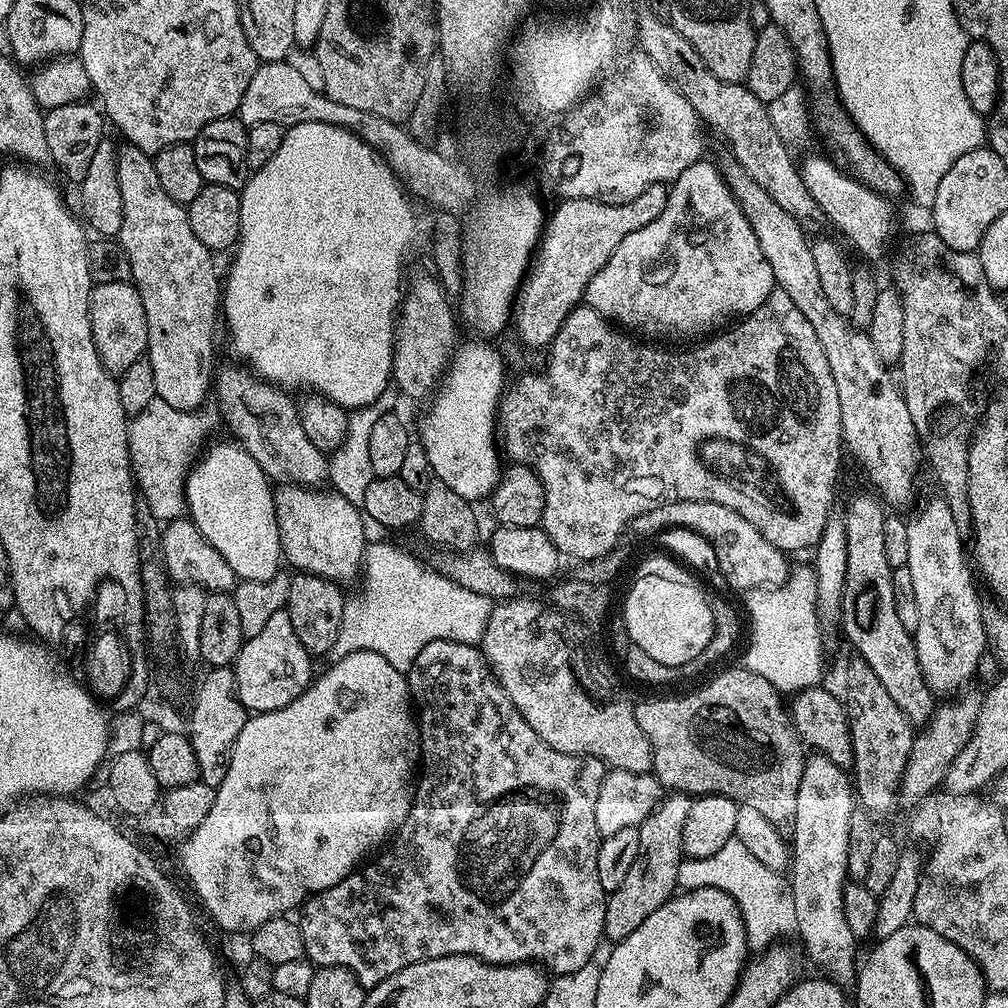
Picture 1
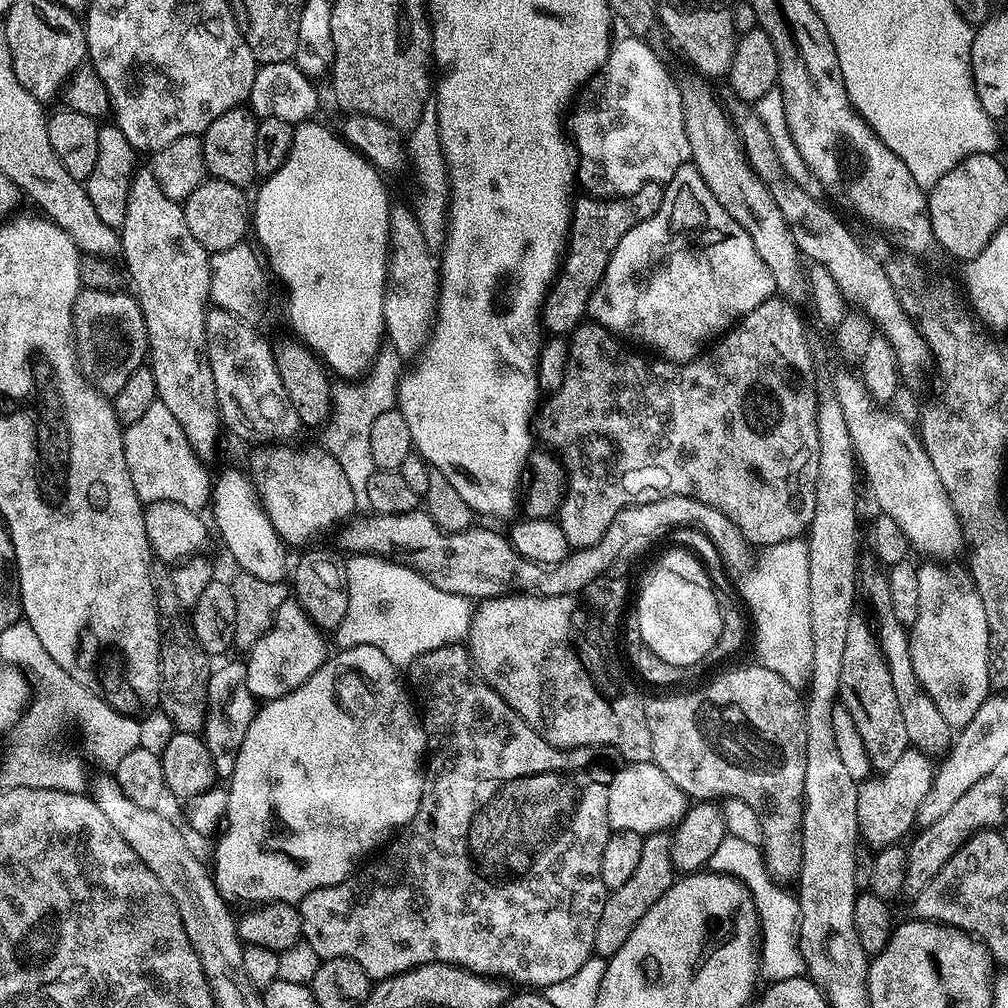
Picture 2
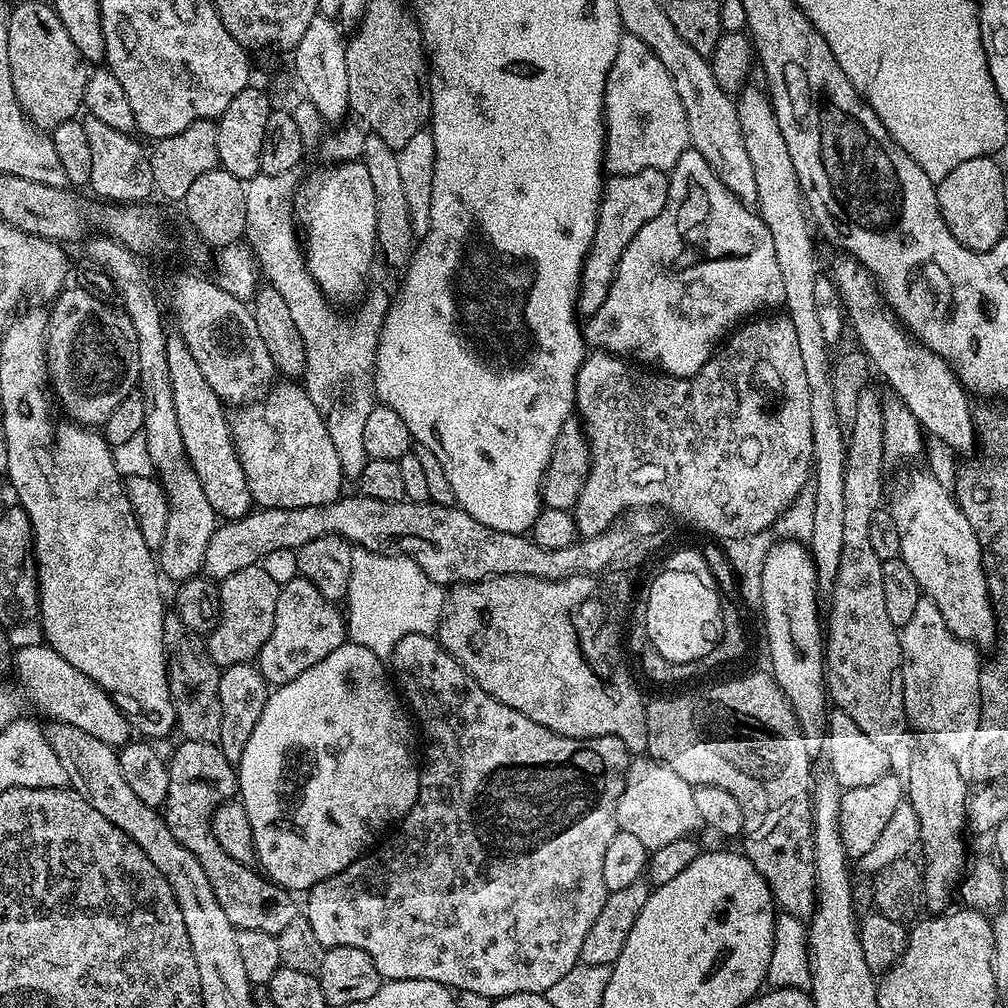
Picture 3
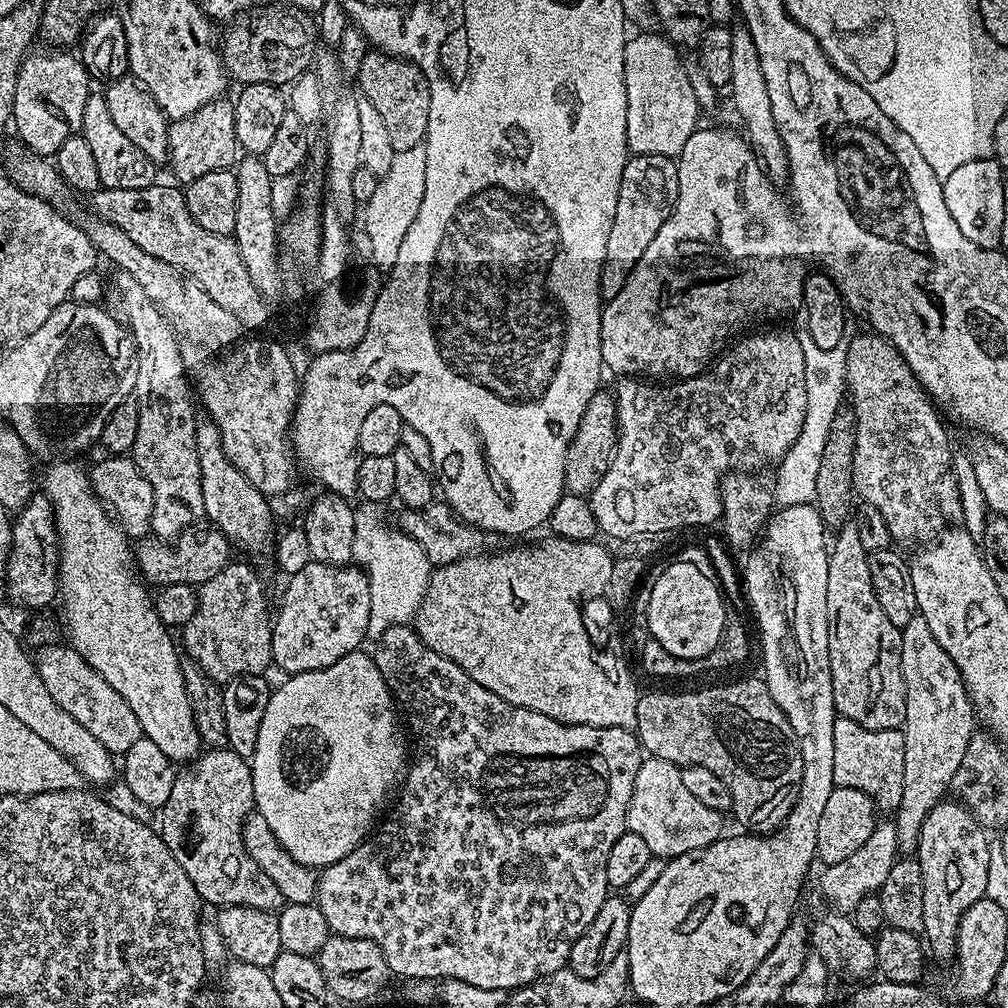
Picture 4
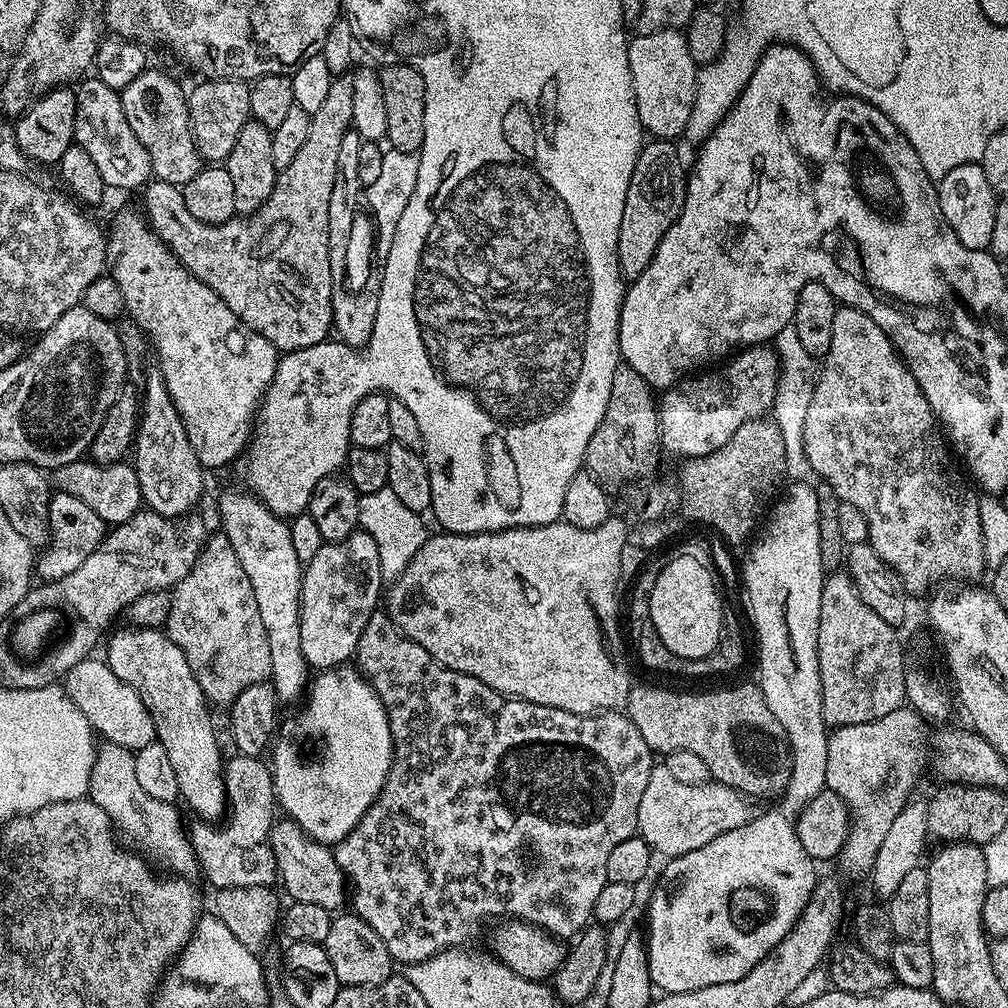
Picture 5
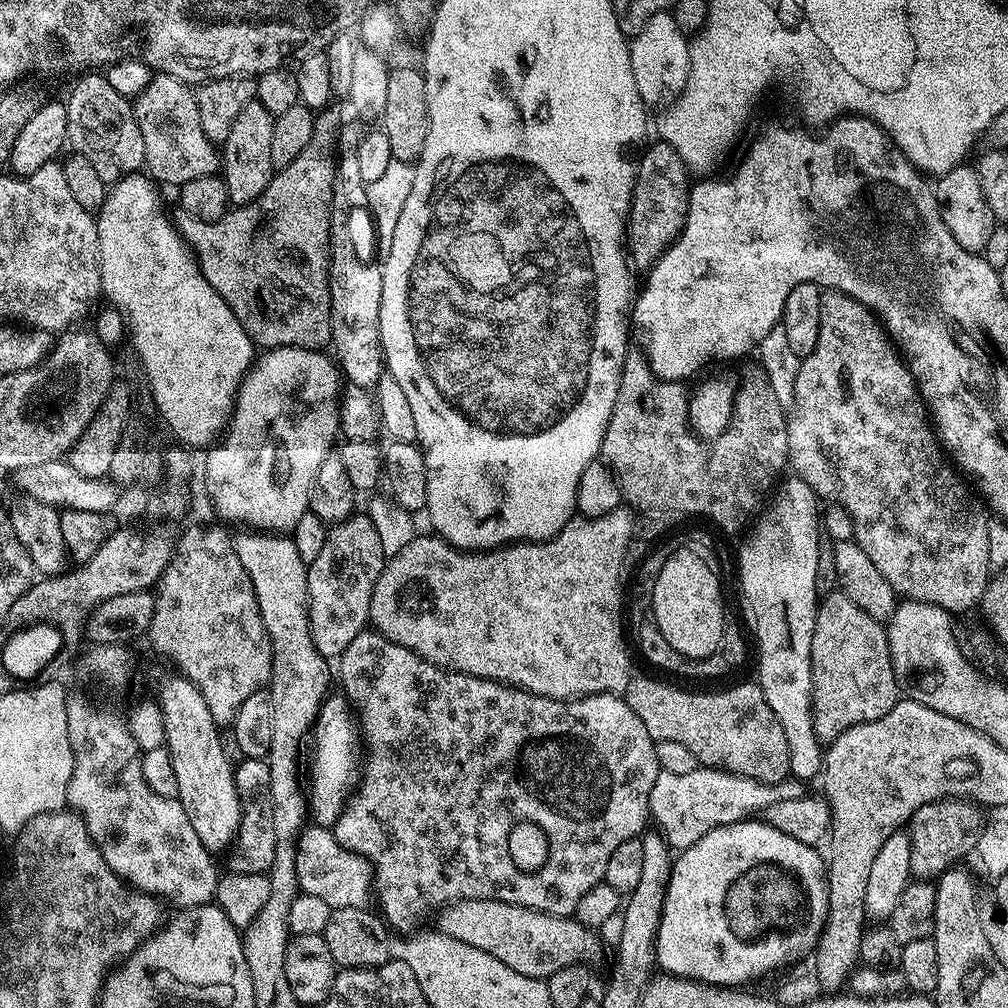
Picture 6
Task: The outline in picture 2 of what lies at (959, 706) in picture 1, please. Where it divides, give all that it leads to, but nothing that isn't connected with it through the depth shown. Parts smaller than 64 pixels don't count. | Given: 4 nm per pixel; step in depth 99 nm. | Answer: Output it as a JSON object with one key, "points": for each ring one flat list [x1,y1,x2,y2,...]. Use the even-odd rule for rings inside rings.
{"points":[[909,750,898,758,898,762,894,762,894,766,890,766,890,770,873,775,859,785,858,830,860,840,868,843,865,845,869,849,893,847,904,835,909,835,908,830,913,829,918,806,922,806,932,788,933,775,934,766,929,757,922,752]]}

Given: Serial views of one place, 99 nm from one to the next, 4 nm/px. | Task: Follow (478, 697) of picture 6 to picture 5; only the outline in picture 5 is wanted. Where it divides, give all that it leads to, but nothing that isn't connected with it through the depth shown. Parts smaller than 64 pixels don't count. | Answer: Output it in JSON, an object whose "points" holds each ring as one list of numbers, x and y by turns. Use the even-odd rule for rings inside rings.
{"points":[[384,610,373,612,366,622,366,630,362,630,362,638,358,638,354,664,378,694,388,715,392,735,392,765,370,810,366,810,358,826,346,834,342,843,335,845,334,851,338,866,351,884,351,911,374,926,378,938,386,942,386,950,390,950,393,961,401,966,417,964,446,948,467,945,467,940,472,940,479,934,483,920,495,921,504,917,524,920,528,924,538,925,557,938,572,938,583,932,593,919,598,894,608,884,606,861,610,859,610,853,618,847,618,842,626,842,626,838,637,835,638,802,642,802,642,793,646,791,646,782,650,782,654,767,654,753,650,746,646,746,646,738,638,734,638,726,634,726,632,719,620,710,605,710,599,714,583,716,558,710,554,706,506,698,490,686,478,682,478,678,470,678,461,672,442,667,426,650,422,650,422,646,418,646,418,642,409,636,403,636],[486,830,489,833,503,832,504,844,500,844,500,840,494,840,491,834,486,834],[527,844,540,855,540,861,536,865,527,859,523,859,521,864,495,864,490,858,485,859,486,854,492,852,504,852,504,856,508,856,508,852,523,853]]}

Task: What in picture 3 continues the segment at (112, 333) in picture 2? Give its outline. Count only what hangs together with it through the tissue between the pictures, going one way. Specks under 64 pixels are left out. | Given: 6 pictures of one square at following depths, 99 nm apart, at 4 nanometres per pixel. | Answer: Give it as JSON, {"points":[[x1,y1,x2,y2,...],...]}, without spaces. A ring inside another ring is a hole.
{"points":[[81,286,72,287,65,287,50,308,46,372,58,395,72,396,75,423,103,426,114,406,140,383,138,334,119,307,100,301]]}

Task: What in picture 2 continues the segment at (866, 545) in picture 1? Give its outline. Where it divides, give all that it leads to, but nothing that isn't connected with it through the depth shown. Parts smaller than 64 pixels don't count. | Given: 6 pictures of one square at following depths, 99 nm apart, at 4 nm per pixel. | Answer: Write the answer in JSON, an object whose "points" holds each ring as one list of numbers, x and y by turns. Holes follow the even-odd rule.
{"points":[[880,582,873,586,872,604,880,615,880,628,878,627,880,648,890,666,890,682,894,682,894,694,898,697,898,710,902,710,902,723,906,726,909,745,929,758,943,757,954,739,954,729,942,718,942,714,934,706,931,698,924,693,914,674,914,664,910,662,909,629,903,628,898,618,894,618,887,583]]}

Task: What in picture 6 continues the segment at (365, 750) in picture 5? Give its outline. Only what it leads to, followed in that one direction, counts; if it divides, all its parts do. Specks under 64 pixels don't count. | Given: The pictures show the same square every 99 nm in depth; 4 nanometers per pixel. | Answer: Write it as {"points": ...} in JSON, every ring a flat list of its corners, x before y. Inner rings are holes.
{"points":[[332,694,320,708,318,732,320,728,320,753,312,766,312,784,310,780,310,816,317,825,331,826,336,823,339,810,346,796,344,790,352,776,352,747,357,747,358,736,354,731,354,718,350,705,343,695]]}

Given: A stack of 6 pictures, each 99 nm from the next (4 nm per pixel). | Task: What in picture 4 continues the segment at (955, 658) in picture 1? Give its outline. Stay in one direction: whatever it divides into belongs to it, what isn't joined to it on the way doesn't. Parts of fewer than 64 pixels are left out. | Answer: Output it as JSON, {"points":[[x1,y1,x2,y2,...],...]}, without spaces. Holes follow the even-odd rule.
{"points":[[920,615,910,618,905,628,900,629,902,638,902,678,906,686,906,718,904,719,904,753,906,754,906,770,902,770,902,798,894,813,894,823,898,830,898,846,904,854,915,853,923,823,934,806,949,795,952,779,962,762,962,754,966,754,970,738,974,734,974,709,972,700,968,697,966,686,962,682,962,674,958,666,938,646,938,638,926,626,926,618]]}

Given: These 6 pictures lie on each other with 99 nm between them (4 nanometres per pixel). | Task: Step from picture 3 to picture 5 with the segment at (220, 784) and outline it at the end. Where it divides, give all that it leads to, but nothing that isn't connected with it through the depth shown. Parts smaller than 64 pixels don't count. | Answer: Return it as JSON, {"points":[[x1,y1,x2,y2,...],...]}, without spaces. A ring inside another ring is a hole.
{"points":[[238,755,230,757,224,765,224,789,228,795,228,807,226,809,226,819,223,823,217,826,212,822,200,822,197,823,196,832,194,828,194,847,196,858,200,861,202,876,205,876,212,883,211,887,213,889,233,888,234,886,275,885,278,880,276,859,274,858,274,850,268,843,274,823,272,808,274,812,277,807,276,792,272,787,271,767,258,756]]}

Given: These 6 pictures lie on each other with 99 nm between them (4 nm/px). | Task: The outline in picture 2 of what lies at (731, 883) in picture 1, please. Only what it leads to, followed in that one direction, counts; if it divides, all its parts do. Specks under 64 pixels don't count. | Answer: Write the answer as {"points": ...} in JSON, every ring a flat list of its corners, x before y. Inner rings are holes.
{"points":[[725,835,722,846,714,850,714,858,710,858,707,867,713,872,720,872,723,876,733,876,734,879,742,881,750,890,754,898,756,913,760,919,760,967,768,984,782,982,786,978,798,978,805,975,806,969,802,950,800,949,800,902,795,895,786,892,777,881,772,879,768,868,764,865,764,857,761,849,750,842,742,842,742,838,734,838]]}

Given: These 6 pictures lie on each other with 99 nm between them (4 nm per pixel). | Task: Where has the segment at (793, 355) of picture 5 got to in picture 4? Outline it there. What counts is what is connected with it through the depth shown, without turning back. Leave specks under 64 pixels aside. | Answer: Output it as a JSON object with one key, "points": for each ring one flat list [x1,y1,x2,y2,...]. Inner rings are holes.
{"points":[[808,335,801,337,803,354,806,358,806,386,807,386,807,412,803,418,803,428,790,450,779,461,776,470,778,476,776,484,773,483,773,501,780,508,789,508,792,505,813,503,816,494,816,481,819,465,828,438,832,419,841,408,847,393,847,380,845,378,847,347,840,345,832,350,818,350]]}

